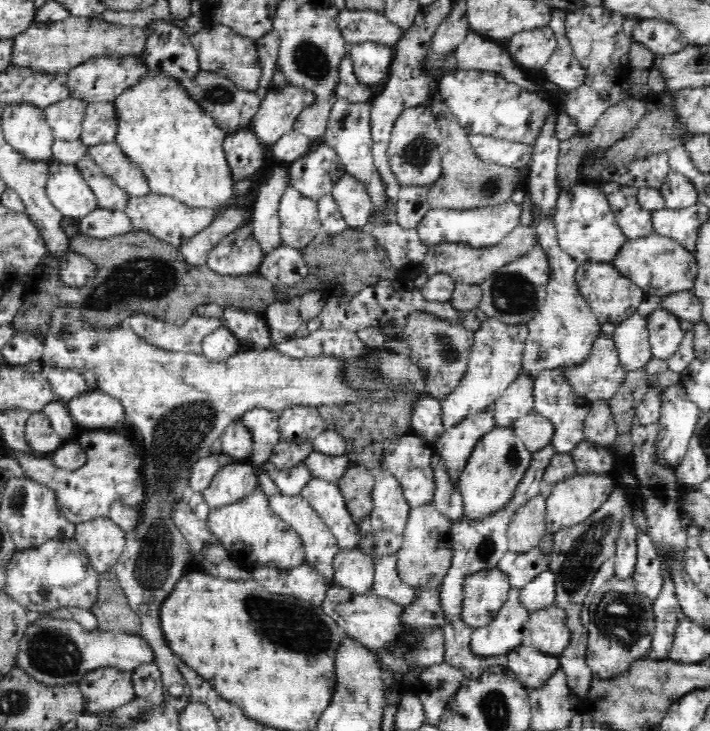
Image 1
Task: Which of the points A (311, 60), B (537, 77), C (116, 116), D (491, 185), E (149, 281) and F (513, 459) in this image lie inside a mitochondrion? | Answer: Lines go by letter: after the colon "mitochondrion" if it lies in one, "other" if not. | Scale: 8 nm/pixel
A: mitochondrion
B: other
C: other
D: mitochondrion
E: mitochondrion
F: mitochondrion

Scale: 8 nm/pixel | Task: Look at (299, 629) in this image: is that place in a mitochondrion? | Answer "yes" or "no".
yes

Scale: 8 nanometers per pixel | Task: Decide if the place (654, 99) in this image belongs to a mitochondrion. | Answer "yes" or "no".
no

